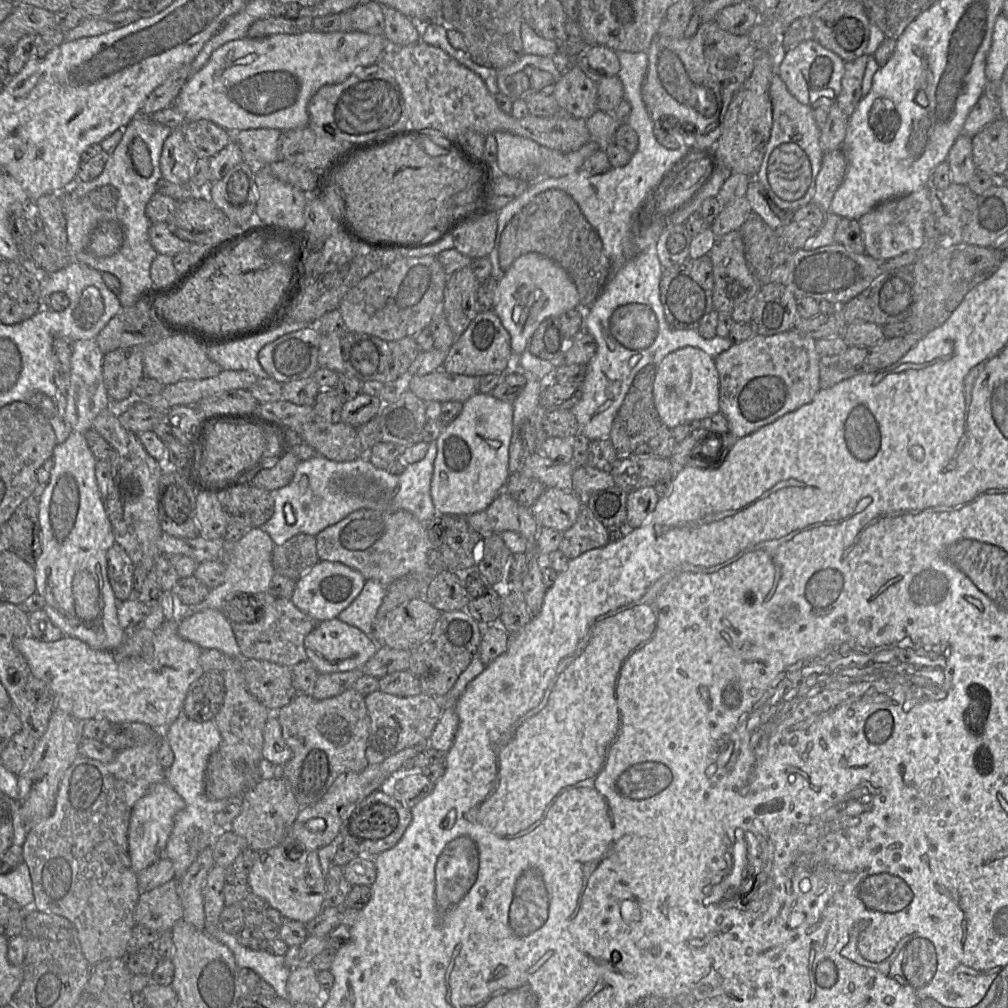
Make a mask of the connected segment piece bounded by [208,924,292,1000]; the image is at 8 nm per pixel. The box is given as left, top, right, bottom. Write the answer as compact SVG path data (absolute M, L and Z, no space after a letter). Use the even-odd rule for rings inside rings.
M217 924L208 927L209 932L232 951L240 969L253 970L274 988L278 997L289 999L287 981L292 969L285 964L284 956L271 954L267 950L251 950L240 944L237 935L224 932Z

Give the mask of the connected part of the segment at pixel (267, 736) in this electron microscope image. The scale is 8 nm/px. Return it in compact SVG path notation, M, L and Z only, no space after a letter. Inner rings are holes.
M272 713L264 728L263 758L277 767L282 767L291 757L292 750L282 735L276 714Z

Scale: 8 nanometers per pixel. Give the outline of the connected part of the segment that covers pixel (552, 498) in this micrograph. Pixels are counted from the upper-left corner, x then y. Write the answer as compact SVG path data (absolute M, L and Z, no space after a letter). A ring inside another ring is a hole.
M546 488L530 511L540 528L568 530L576 522L584 499L573 492Z

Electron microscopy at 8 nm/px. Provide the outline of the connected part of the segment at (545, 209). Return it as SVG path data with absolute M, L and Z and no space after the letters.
M549 189L536 195L505 227L499 246L499 262L504 273L516 259L530 252L545 255L568 273L579 294L579 308L589 308L608 279L609 260L598 233L573 198L562 190Z

